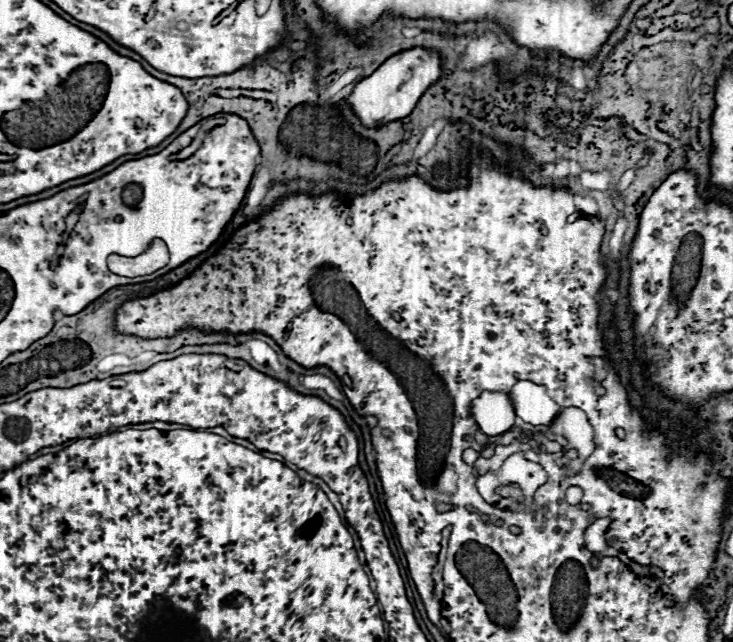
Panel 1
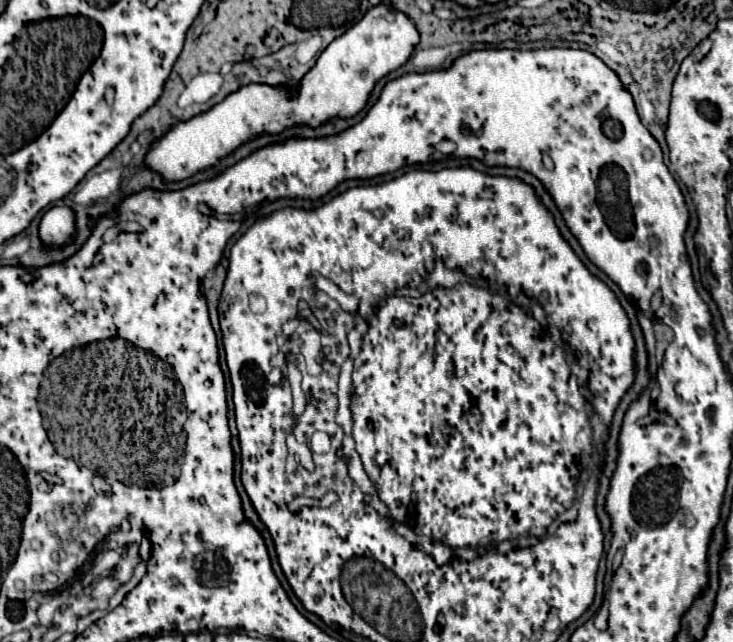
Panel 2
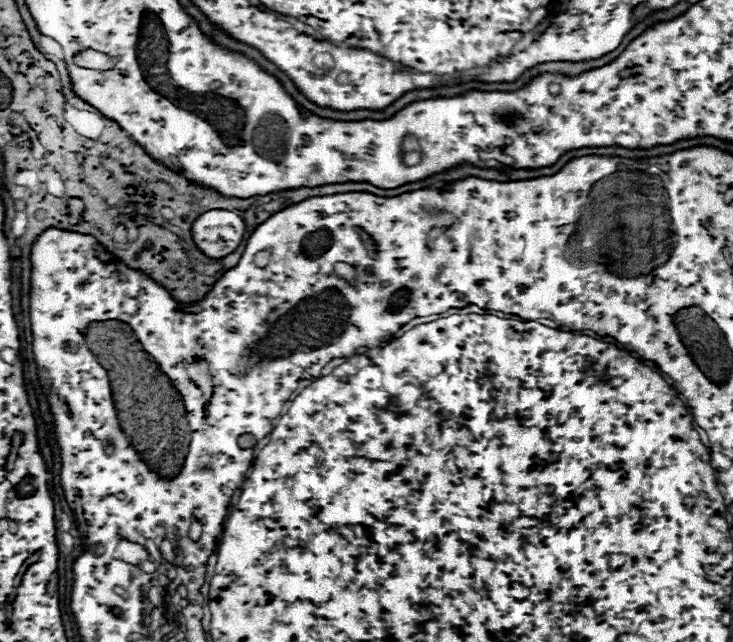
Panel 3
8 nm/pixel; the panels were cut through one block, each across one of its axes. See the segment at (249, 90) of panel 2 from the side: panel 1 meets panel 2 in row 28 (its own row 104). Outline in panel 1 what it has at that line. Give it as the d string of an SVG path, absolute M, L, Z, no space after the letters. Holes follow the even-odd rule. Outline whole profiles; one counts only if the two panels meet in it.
M412 48L388 58L378 70L362 78L346 98L352 112L358 116L364 128L382 128L390 122L406 118L416 108L420 96L440 78L440 56L434 50Z

